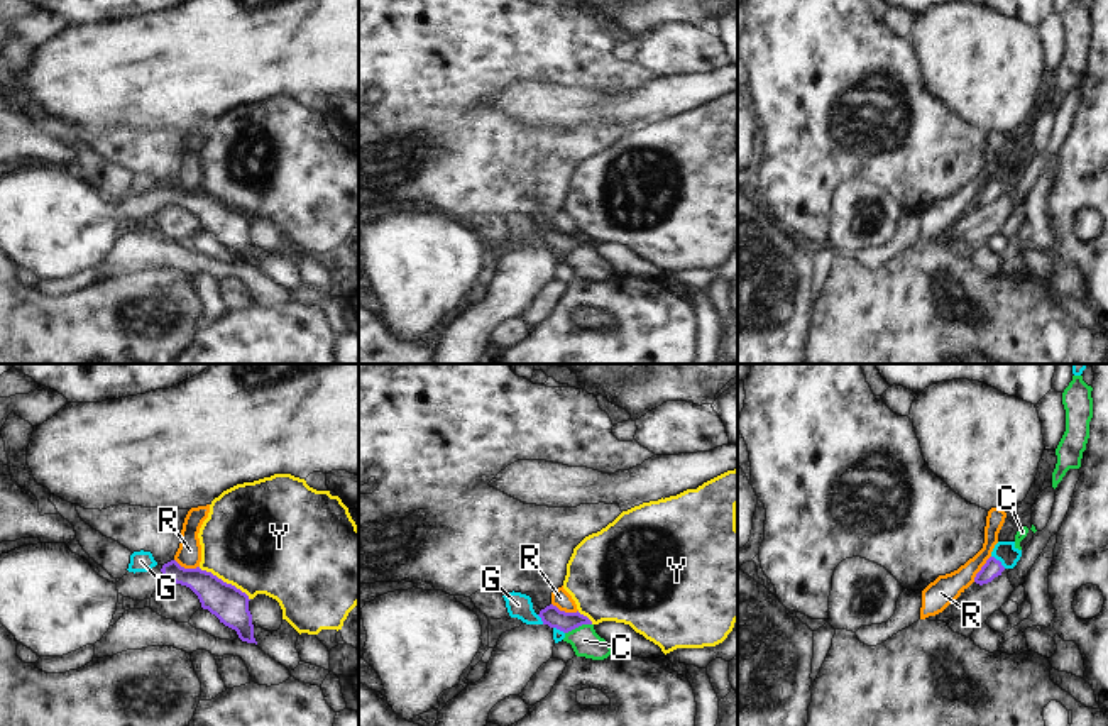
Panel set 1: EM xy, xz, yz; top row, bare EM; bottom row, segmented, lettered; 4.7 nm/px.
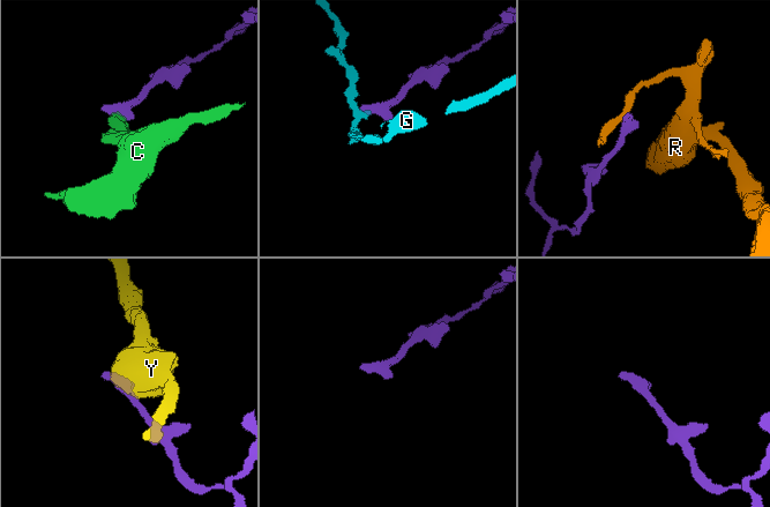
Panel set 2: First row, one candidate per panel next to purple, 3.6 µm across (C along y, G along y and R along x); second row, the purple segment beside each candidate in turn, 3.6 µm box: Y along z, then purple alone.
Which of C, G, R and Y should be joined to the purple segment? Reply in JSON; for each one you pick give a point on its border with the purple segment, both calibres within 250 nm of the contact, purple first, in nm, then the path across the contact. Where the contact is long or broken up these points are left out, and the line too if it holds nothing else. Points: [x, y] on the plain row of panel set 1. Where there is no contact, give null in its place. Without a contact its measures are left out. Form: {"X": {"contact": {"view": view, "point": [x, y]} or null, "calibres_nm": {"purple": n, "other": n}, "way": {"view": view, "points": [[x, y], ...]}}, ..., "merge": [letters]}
{"merge": []}

